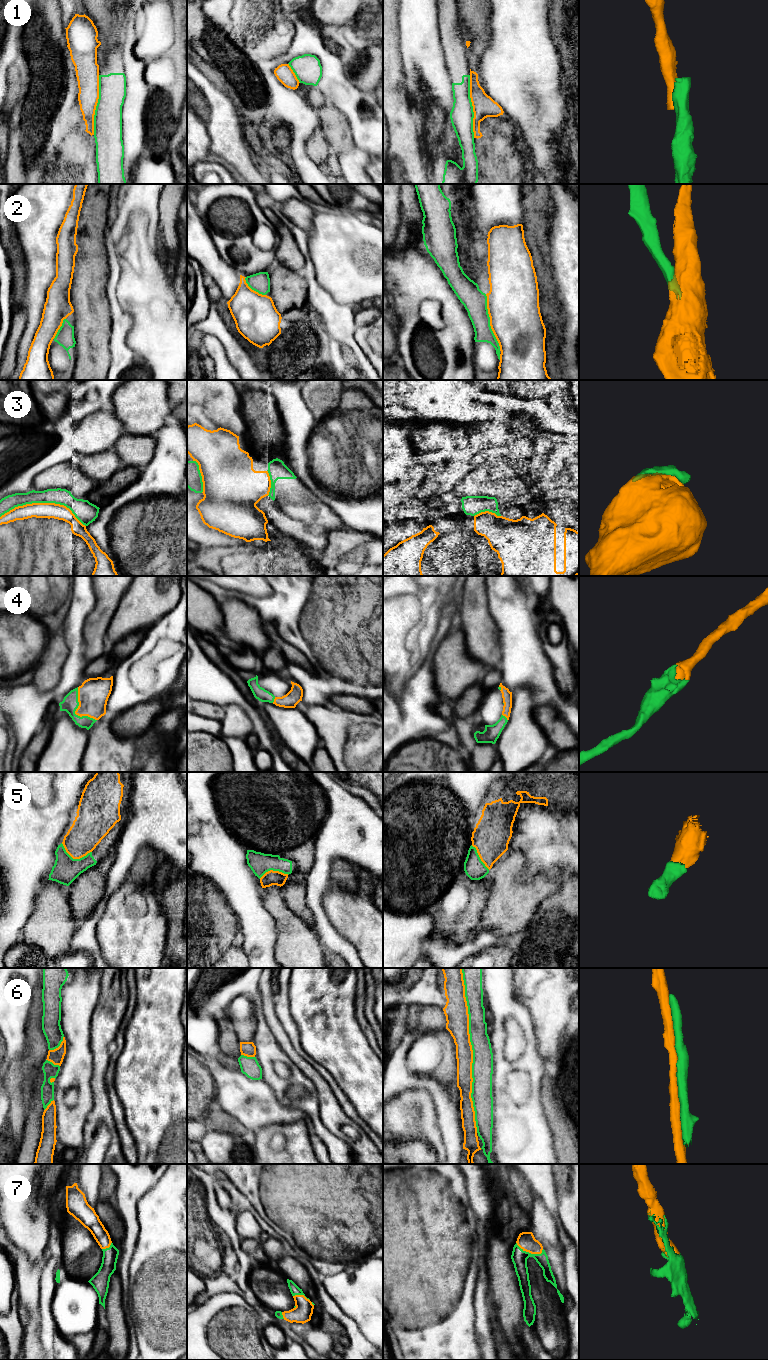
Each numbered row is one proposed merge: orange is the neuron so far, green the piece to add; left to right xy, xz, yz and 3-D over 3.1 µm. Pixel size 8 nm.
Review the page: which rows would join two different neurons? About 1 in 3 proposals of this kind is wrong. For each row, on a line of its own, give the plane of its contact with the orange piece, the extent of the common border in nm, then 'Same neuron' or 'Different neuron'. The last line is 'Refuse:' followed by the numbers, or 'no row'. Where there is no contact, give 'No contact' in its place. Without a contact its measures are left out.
1: Touches orange in yz. Shared border 500 nm. Different neuron
2: Touches orange in yz. Shared border 480 nm. Different neuron
3: Touches orange in xy. Shared border 700 nm. Different neuron
4: Touches orange in xy. Shared border 320 nm. Same neuron
5: Touches orange in xy. Shared border 260 nm. Same neuron
6: Touches orange in yz. Shared border 1350 nm. Different neuron
7: Touches orange in yz. Shared border 240 nm. Same neuron
Refuse: 1, 2, 3, 6

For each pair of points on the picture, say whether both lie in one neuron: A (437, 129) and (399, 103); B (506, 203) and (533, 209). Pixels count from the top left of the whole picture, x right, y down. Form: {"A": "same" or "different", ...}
{"A": "different", "B": "different"}

